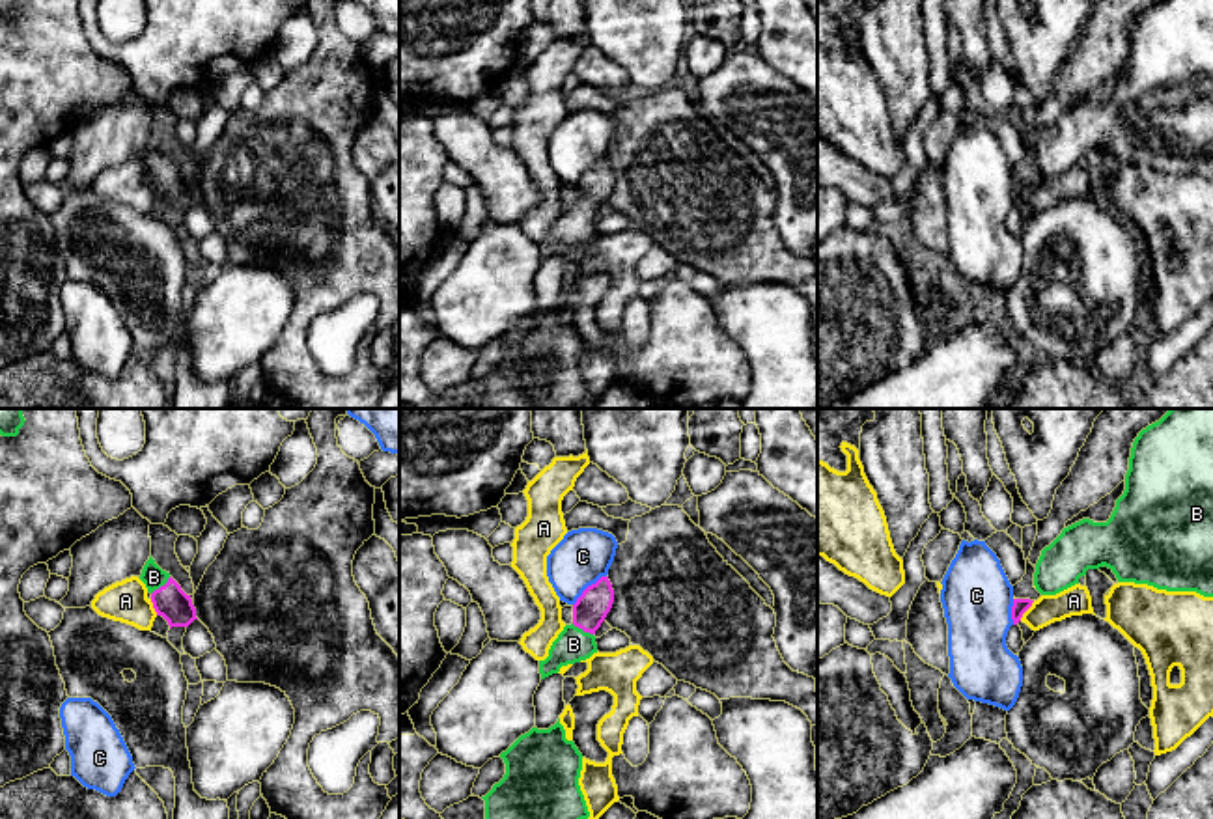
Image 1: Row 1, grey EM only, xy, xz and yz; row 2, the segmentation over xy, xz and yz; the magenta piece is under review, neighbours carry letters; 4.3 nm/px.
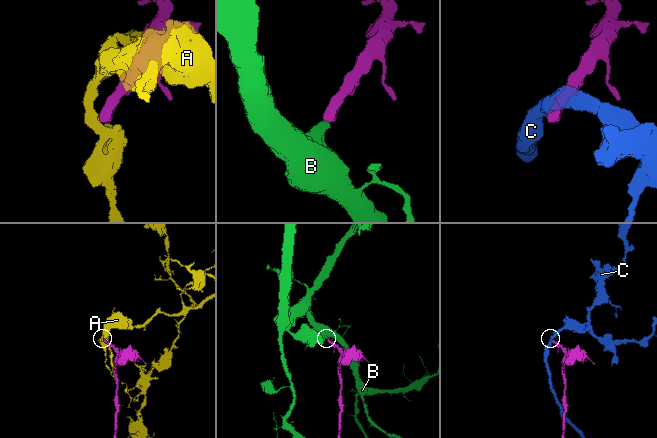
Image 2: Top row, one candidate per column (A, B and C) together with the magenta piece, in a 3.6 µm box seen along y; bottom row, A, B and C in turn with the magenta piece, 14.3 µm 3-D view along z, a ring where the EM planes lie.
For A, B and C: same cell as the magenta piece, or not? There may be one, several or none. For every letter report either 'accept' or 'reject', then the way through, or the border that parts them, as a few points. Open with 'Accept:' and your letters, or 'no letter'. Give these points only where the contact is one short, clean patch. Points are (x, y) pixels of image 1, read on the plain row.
Accept: B
A: reject
B: accept; runs through xy (170, 183), (161, 168), (153, 159)
C: reject; border along xz (605, 157), (592, 165), (573, 187)

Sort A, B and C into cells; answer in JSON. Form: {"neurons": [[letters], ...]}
{"neurons": [["A"], ["B"], ["C"]]}

